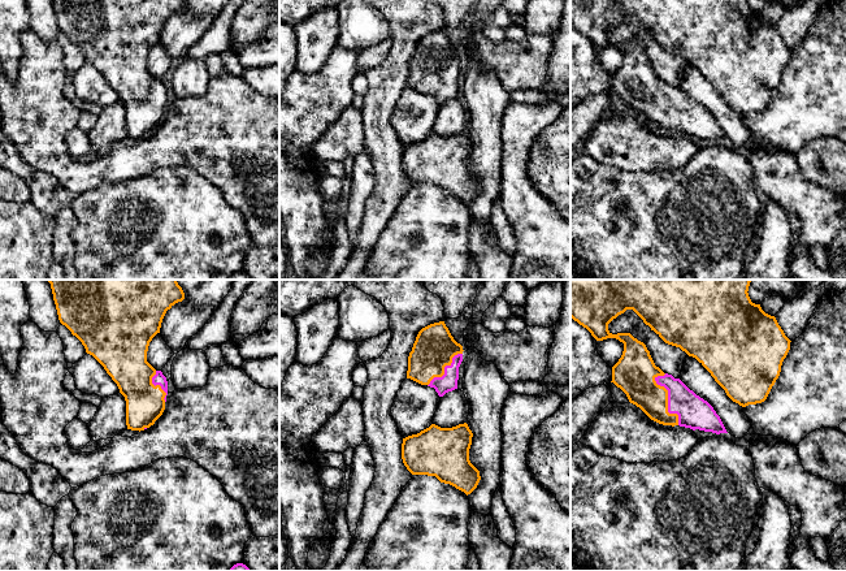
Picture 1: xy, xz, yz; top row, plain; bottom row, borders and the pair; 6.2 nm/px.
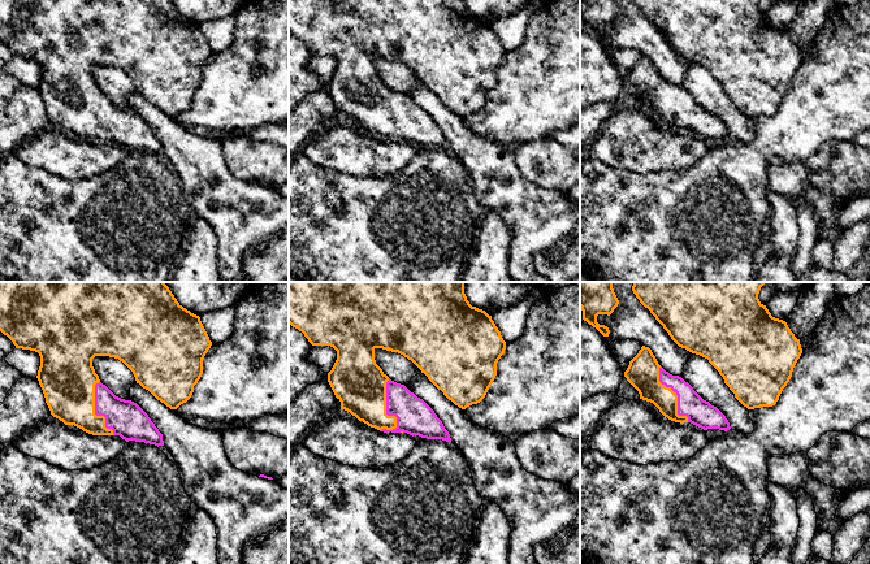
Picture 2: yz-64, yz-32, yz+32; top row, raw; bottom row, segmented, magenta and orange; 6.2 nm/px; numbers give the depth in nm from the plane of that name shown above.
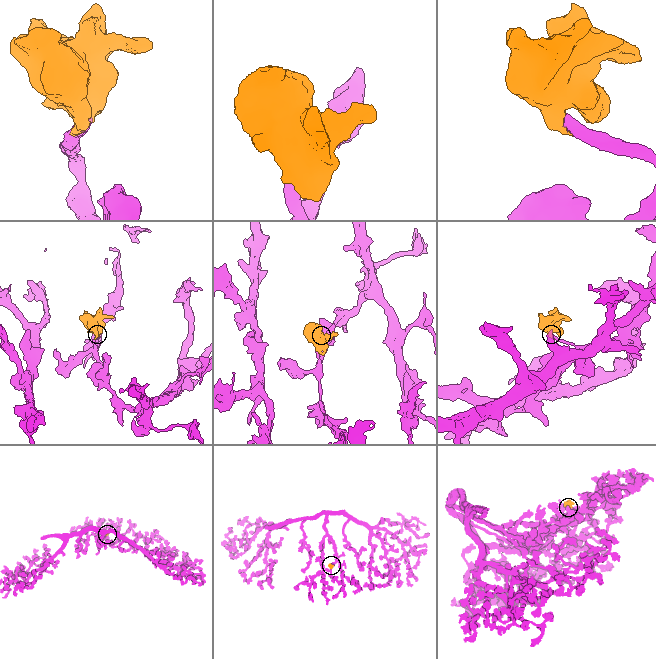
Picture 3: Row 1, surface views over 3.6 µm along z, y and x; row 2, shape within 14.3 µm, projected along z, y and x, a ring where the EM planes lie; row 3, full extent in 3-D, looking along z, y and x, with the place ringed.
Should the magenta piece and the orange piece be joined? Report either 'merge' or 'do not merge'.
merge

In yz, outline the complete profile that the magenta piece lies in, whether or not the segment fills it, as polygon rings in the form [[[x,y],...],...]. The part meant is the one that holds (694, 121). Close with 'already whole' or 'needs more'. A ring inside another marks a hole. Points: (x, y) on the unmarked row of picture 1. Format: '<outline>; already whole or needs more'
[[[570,0],[570,26],[586,36],[596,49],[616,47],[624,52],[619,70],[612,75],[612,90],[651,129],[663,134],[680,134],[716,143],[728,142],[713,116],[690,99],[680,87],[664,82],[655,74],[646,53],[630,42],[612,43],[608,33],[626,18],[633,18],[646,34],[665,52],[680,56],[695,66],[725,99],[726,104],[742,116],[762,112],[780,85],[781,74],[790,59],[790,48],[785,44],[775,25],[765,22],[760,13],[751,10],[747,0]]]; needs more

